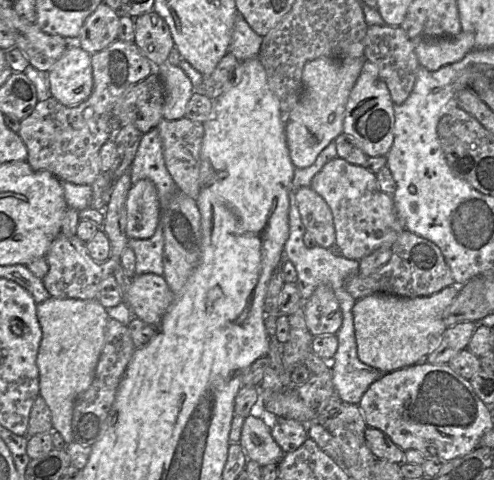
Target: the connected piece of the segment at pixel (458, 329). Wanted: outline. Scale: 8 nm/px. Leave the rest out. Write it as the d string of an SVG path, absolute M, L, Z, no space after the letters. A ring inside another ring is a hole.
M463 322L449 327L442 334L440 345L427 357L430 364L448 364L460 351L468 347L468 343L477 329L476 322Z

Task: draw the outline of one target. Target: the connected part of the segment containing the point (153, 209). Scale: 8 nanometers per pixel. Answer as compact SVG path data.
M149 179L133 184L126 200L126 235L128 238L148 239L160 222L158 192Z

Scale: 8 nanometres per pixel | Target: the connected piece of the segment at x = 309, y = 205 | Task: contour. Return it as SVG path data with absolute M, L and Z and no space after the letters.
M310 186L295 190L296 205L305 232L317 246L328 249L335 243L335 229L330 208Z

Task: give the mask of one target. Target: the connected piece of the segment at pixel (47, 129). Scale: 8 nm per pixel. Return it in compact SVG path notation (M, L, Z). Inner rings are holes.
M116 39L105 49L92 54L91 65L92 65L92 76L93 76L93 90L87 100L85 100L78 106L71 106L71 107L67 107L61 104L58 100L56 100L53 97L50 97L49 99L42 102L38 101L34 111L28 117L20 121L20 129L19 132L17 133L21 137L22 141L24 142L27 148L28 151L27 162L29 163L32 169L36 171L48 171L54 176L56 176L59 180L64 182L71 182L74 184L91 185L97 179L98 175L101 173L100 156L99 156L100 148L106 141L110 140L117 133L118 129L121 127L117 119L113 116L113 107L115 103L133 85L144 80L150 74L156 73L154 72L155 65L141 53L141 51L134 42L125 42L120 39Z

